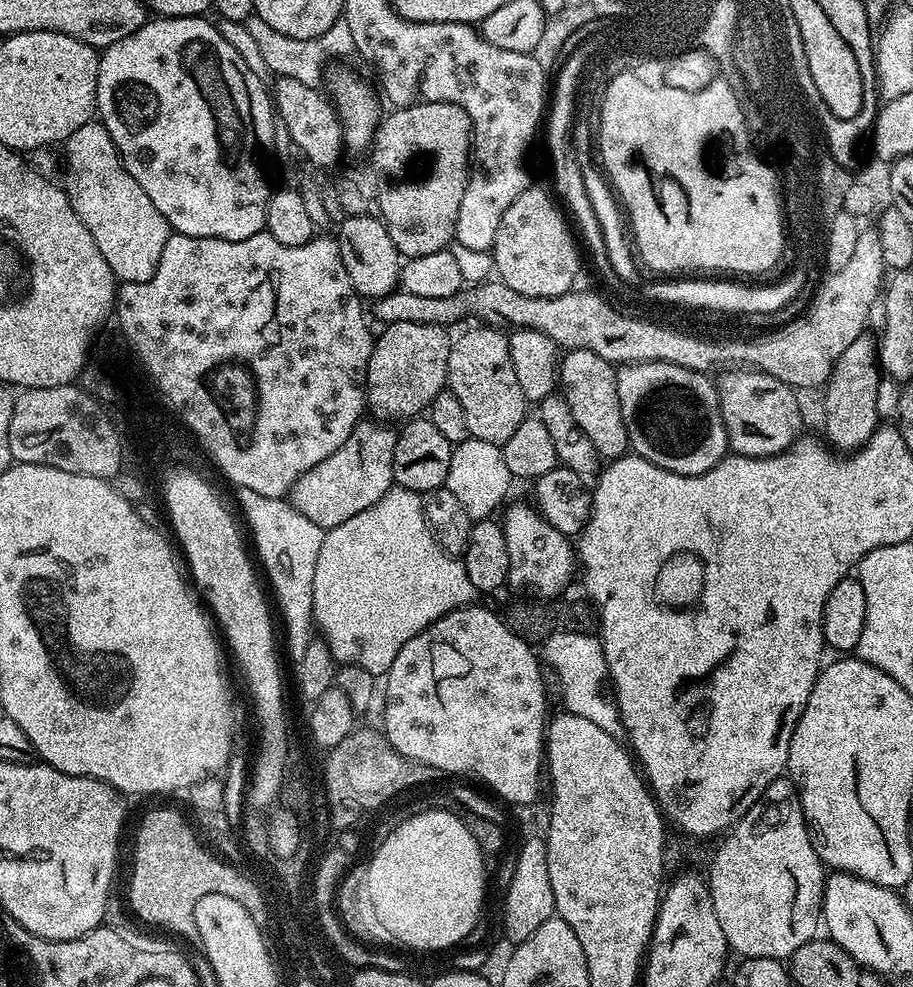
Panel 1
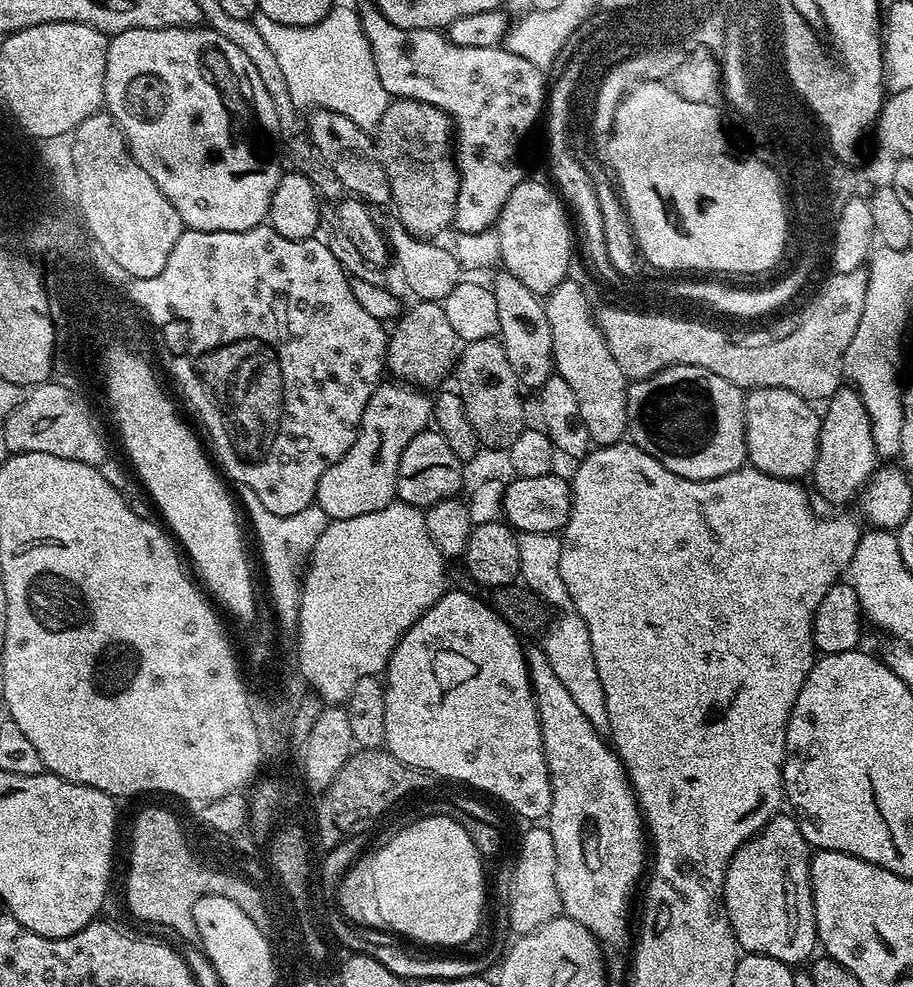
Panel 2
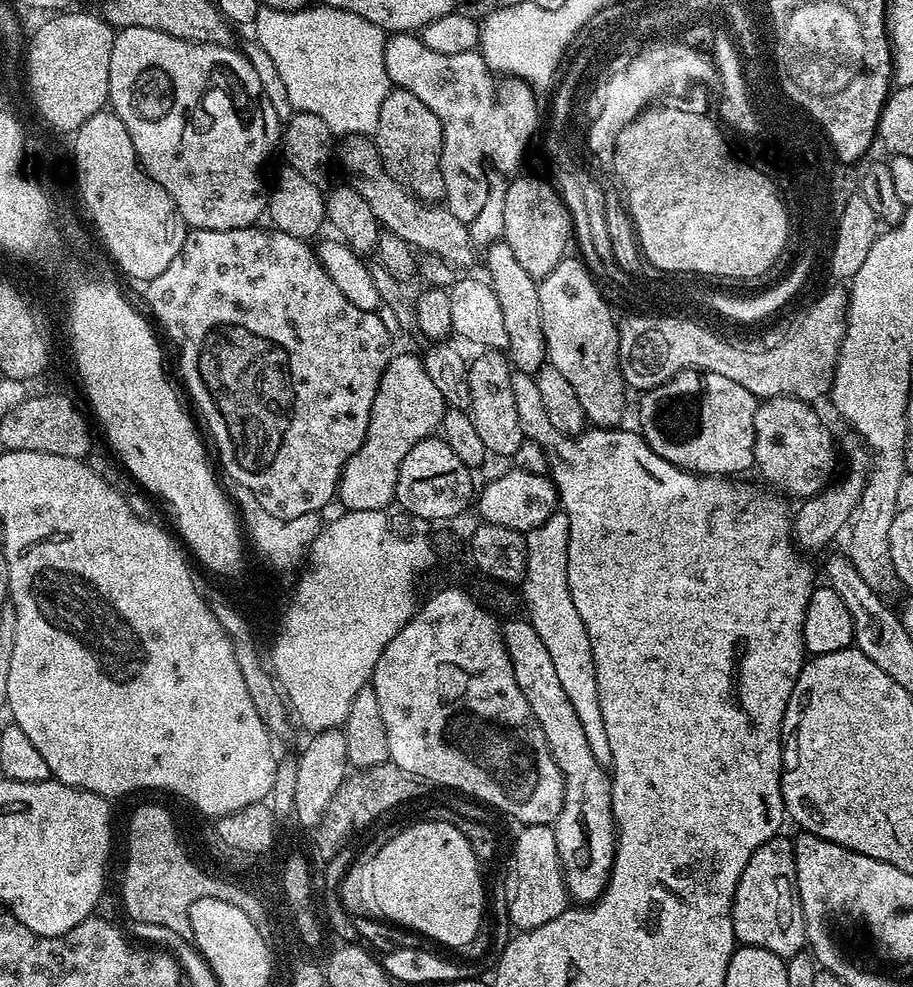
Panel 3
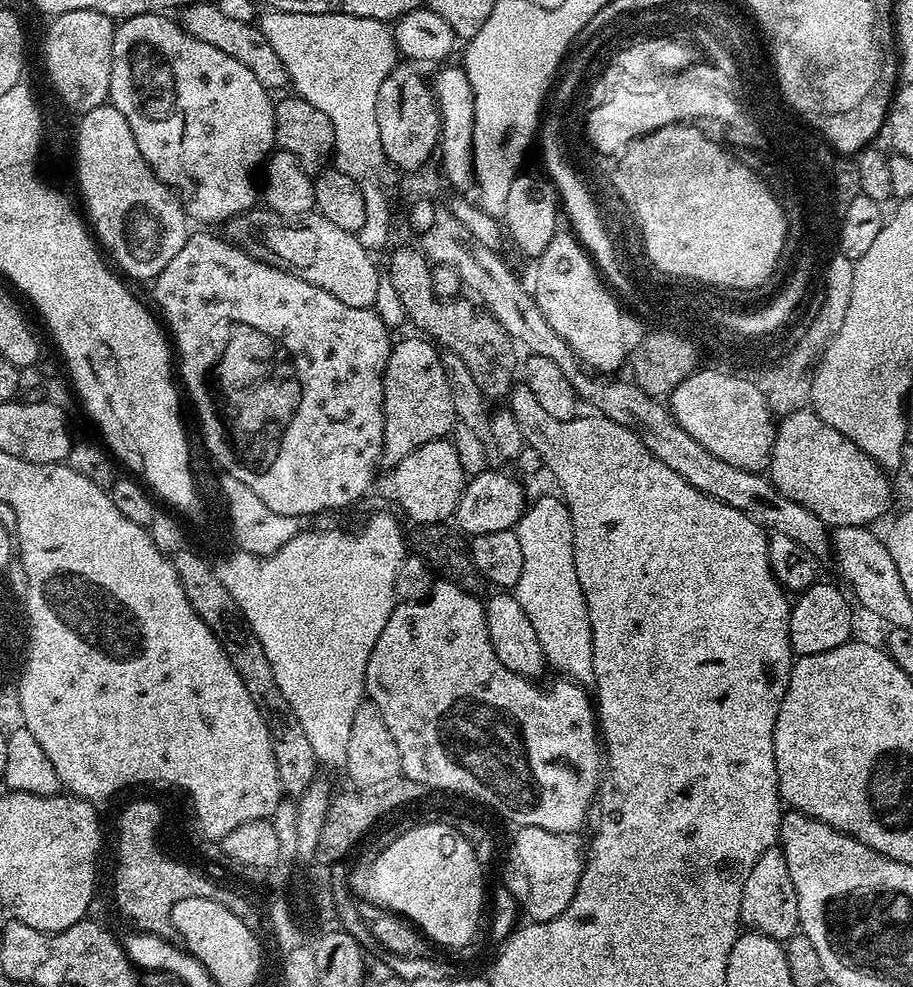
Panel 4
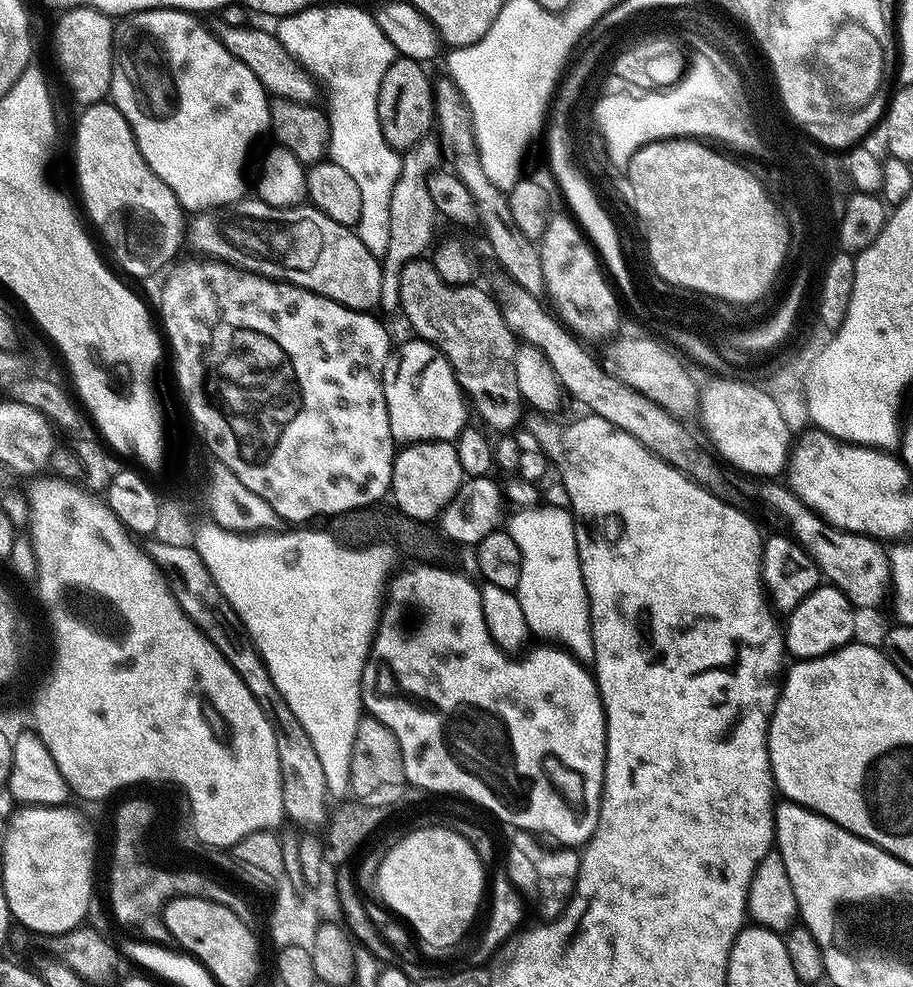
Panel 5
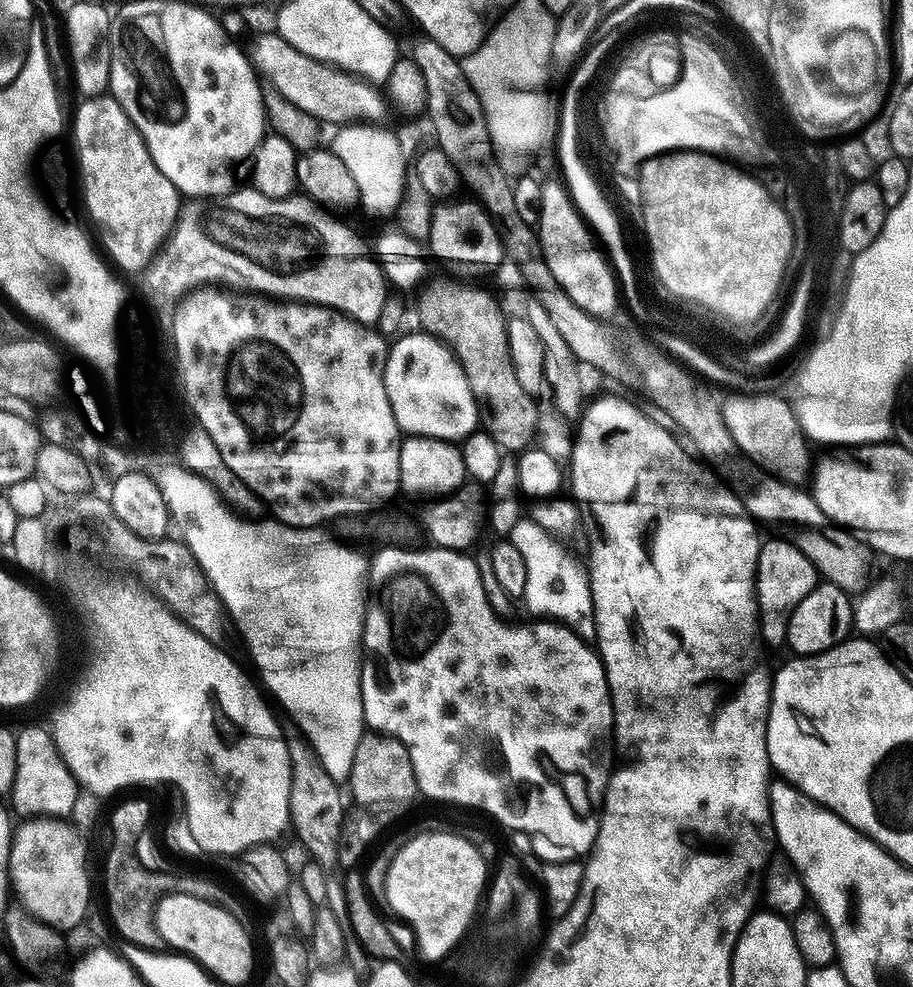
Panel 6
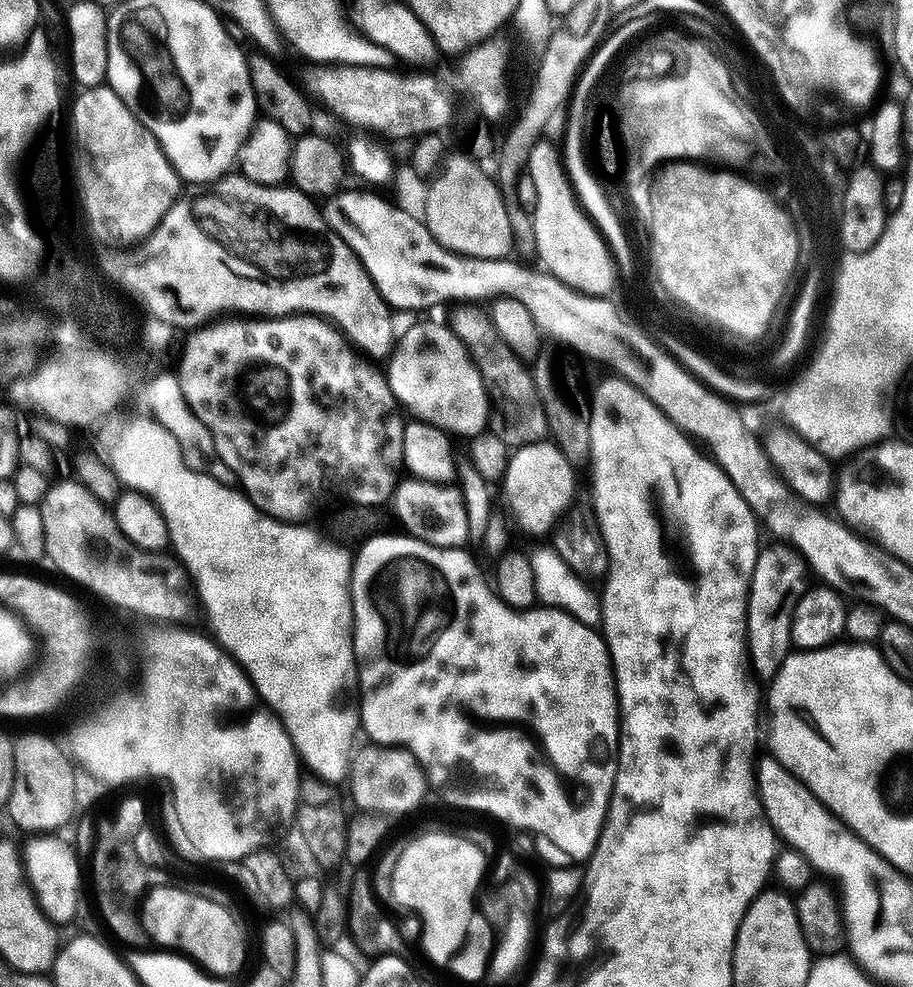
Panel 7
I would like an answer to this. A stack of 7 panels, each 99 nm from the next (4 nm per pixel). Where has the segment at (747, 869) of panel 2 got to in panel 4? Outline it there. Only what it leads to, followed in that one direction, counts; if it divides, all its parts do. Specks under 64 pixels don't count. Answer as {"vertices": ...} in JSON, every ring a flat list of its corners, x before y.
{"vertices":[[773,846,754,862,754,870,742,886,740,903,740,923,745,929,760,932,772,940,786,942,797,935,800,919,798,918,798,894,794,890,794,881,790,879,790,866,786,866,786,854,780,847]]}

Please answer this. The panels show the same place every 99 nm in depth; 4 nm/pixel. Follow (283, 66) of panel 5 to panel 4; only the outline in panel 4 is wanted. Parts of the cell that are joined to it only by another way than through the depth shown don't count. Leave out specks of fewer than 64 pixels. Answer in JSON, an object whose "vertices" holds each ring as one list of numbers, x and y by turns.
{"vertices":[[216,2,188,5,185,3,179,9,178,14,180,14,178,23,184,31,189,32,194,38,222,50,222,54,230,54,230,58,238,58,238,62,242,62,242,66,246,66,246,70,250,70,250,74,254,74,254,78,258,78,258,82,262,82,264,88,275,90,275,88,289,83,286,70,282,66,282,58,278,58,278,54,274,54,274,46,270,46,270,42,266,42,266,38,255,23,247,24,229,18,227,14,222,14,219,3]]}

